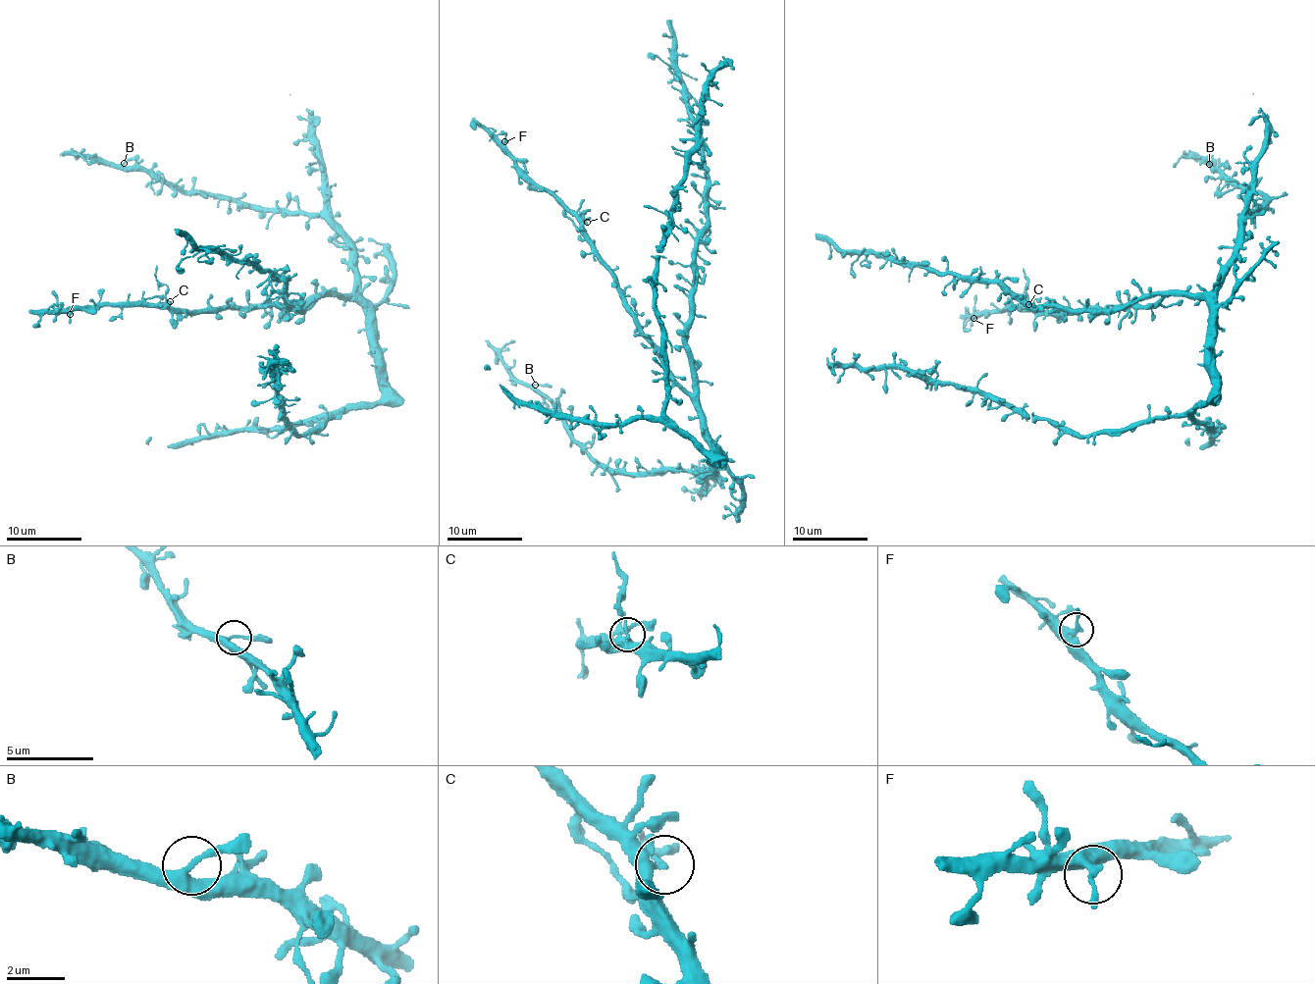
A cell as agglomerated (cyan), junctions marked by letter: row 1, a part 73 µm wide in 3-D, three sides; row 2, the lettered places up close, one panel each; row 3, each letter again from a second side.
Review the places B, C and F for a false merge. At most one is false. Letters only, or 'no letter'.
C

